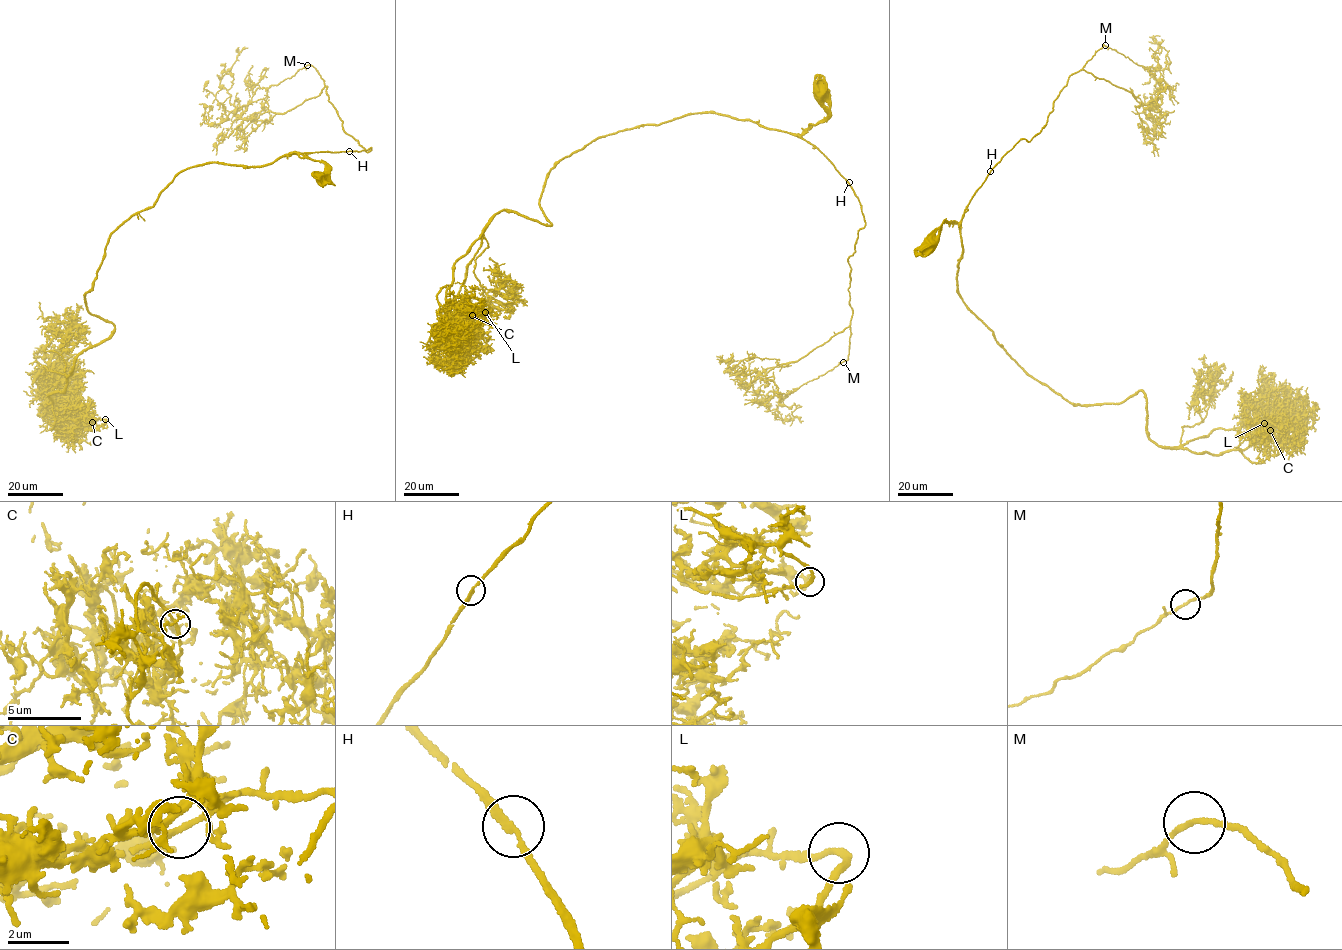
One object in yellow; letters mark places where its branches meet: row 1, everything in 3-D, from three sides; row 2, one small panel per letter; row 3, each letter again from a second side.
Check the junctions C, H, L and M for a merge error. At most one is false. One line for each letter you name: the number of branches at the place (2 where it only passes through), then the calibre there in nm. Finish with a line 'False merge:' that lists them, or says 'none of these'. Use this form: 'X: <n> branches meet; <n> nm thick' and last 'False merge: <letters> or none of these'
False merge: none of these

